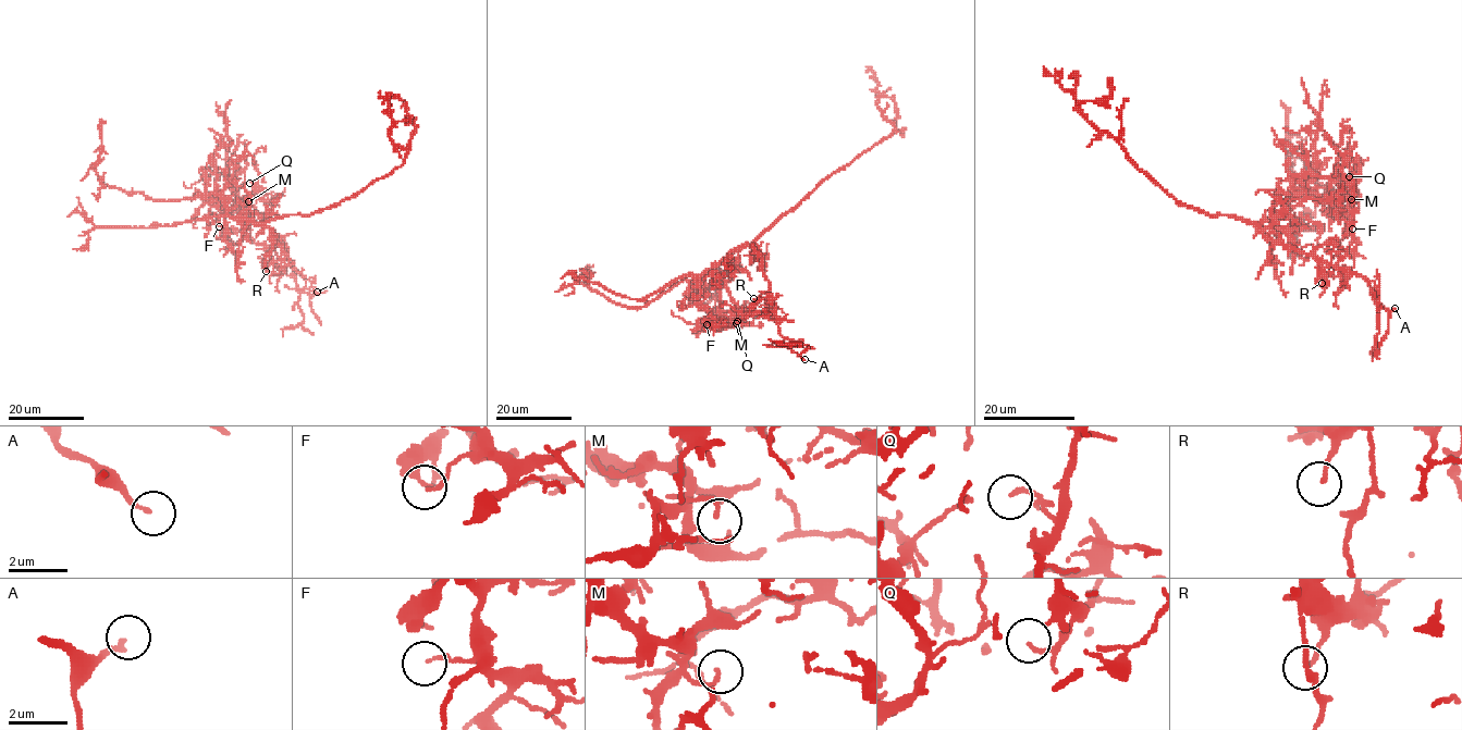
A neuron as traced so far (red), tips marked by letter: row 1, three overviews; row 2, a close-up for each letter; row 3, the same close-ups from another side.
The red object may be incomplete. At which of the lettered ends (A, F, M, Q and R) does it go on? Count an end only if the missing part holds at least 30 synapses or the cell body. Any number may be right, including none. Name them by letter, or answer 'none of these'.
A

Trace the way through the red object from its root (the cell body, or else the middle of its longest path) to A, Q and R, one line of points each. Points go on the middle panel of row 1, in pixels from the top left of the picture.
A: (759, 237), (752, 244), (758, 248), (762, 271), (769, 282), (778, 332), (793, 341), (791, 350), (805, 359)
Q: (759, 237), (735, 248), (715, 265), (715, 273), (725, 282), (728, 294), (741, 309), (744, 320), (737, 321)
R: (759, 237), (752, 244), (758, 248), (762, 271), (769, 282), (769, 295), (753, 298)

